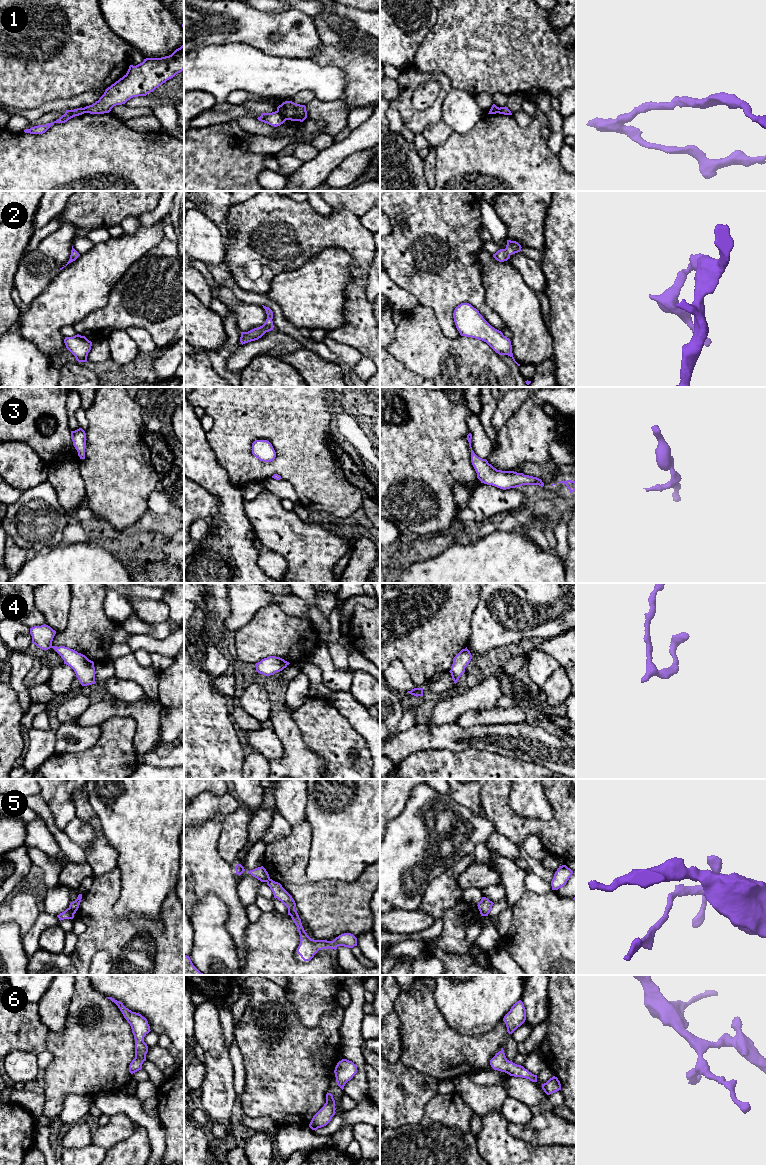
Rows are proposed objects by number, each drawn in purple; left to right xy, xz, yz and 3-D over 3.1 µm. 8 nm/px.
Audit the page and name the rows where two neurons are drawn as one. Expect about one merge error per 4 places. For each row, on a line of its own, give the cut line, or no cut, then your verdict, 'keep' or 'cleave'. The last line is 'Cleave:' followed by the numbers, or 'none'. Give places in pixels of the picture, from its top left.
1: cut in xz along (277, 110), (286, 119); cleave
2: no cut; keep
3: no cut; keep
4: no cut; keep
5: cut in xy along (69, 907), (74, 913); cleave
6: no cut; keep
Cleave: 1, 5

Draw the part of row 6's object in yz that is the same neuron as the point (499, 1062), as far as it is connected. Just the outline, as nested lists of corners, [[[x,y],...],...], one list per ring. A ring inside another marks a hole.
[[[503,1048],[490,1060],[490,1065],[494,1070],[505,1072],[510,1076],[522,1077],[532,1082],[537,1082],[537,1075],[532,1074],[523,1066],[509,1061],[505,1056]]]

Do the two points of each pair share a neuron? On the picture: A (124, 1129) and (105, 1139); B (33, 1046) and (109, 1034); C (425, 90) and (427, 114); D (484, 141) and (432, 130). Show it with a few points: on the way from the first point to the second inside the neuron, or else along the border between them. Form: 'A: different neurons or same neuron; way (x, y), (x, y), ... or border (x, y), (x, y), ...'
A: same neuron; way (119, 1129), (110, 1134)
B: different neurons; border (48, 1030), (46, 1049)
C: different neurons; border (440, 89), (428, 107), (417, 110), (413, 106)
D: different neurons; border (452, 132), (444, 141), (434, 147)

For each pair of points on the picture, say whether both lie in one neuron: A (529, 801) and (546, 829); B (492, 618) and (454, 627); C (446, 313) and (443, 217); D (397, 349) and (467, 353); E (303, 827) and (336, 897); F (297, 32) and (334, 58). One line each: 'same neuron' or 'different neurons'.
A: different neurons
B: different neurons
C: same neuron
D: same neuron
E: same neuron
F: different neurons

